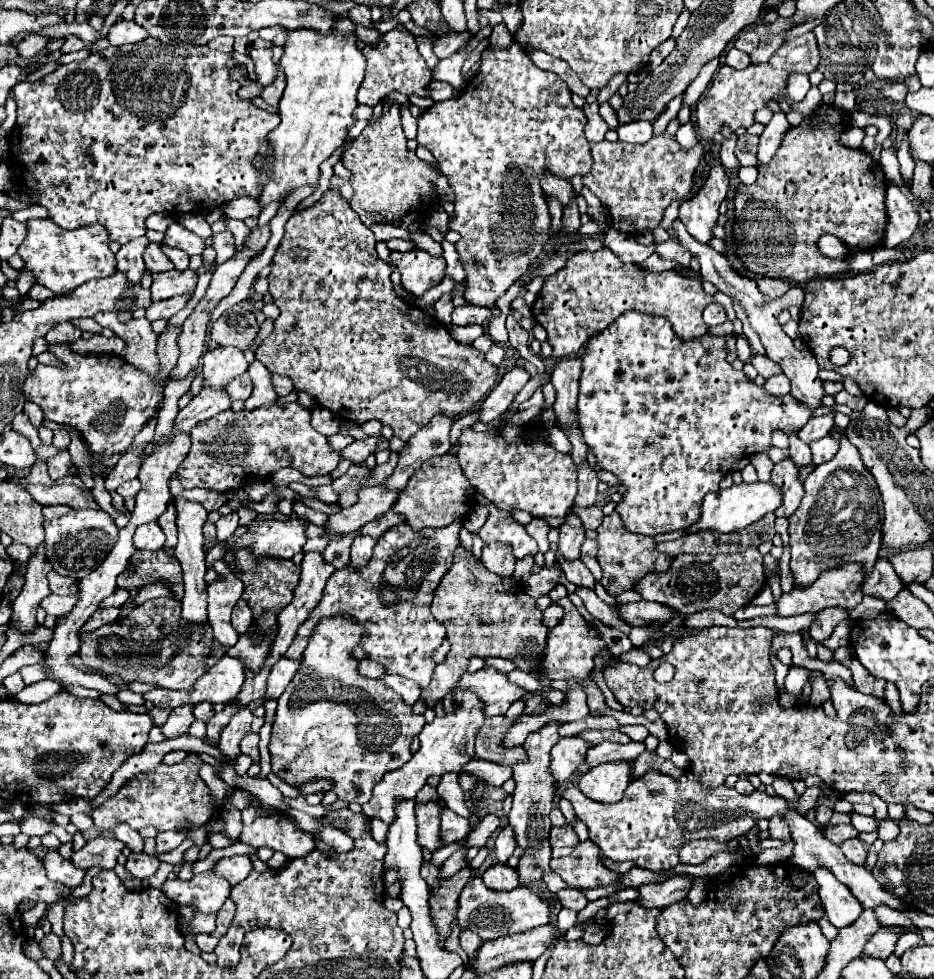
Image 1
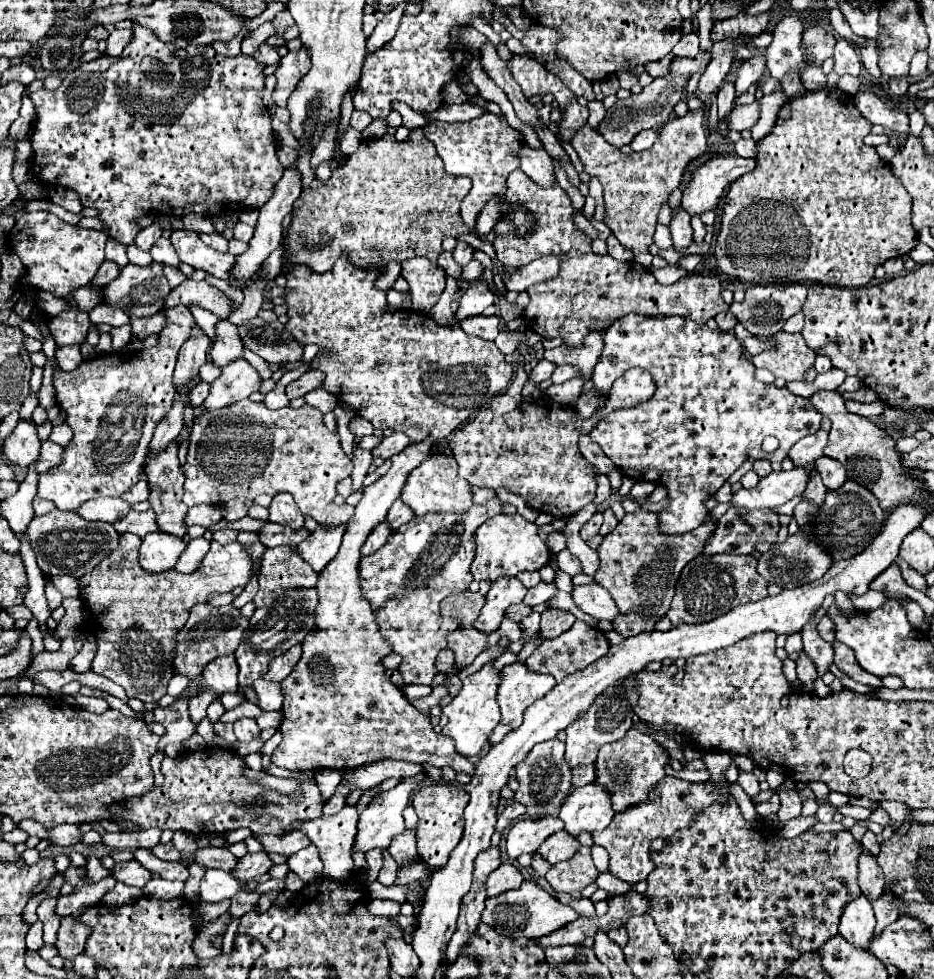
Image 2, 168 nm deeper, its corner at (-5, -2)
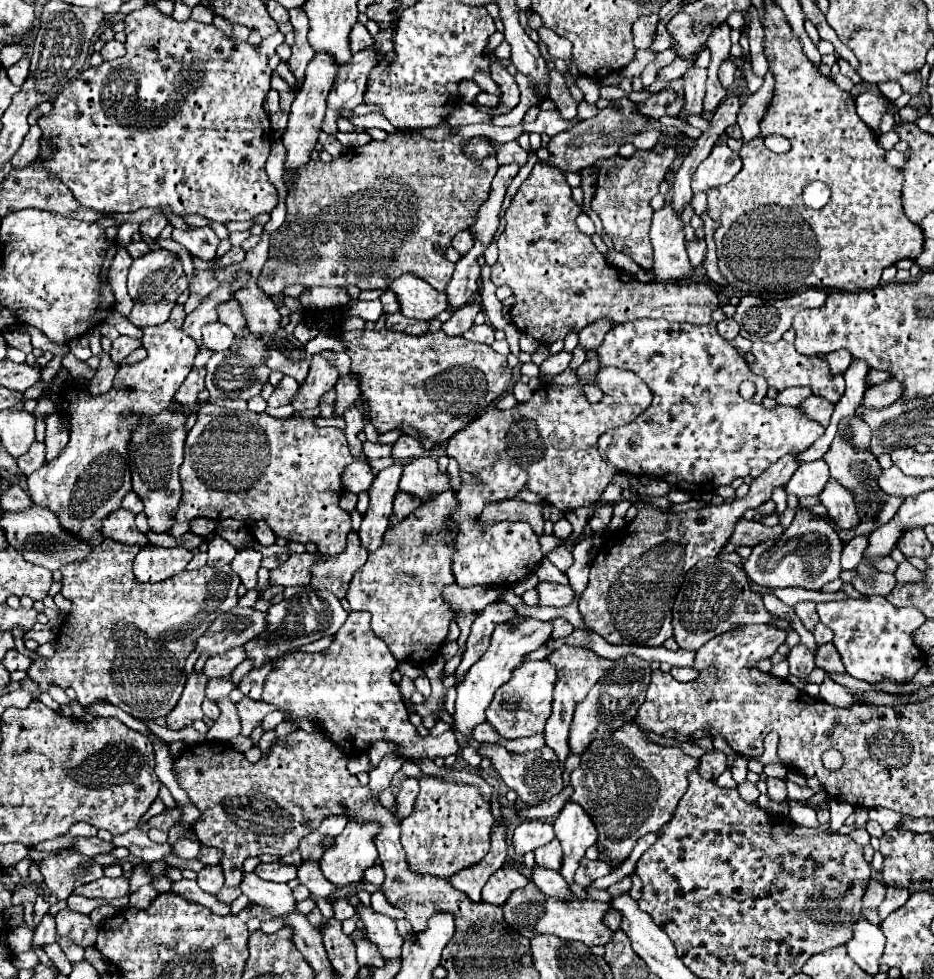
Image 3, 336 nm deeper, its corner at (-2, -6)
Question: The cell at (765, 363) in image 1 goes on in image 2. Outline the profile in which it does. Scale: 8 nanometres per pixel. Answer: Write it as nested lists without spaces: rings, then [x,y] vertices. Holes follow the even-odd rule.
[[[777,332],[773,340],[781,340],[775,350],[763,350],[761,354],[753,356],[753,364],[757,368],[771,370],[777,378],[791,380],[805,380],[807,370],[813,368],[815,352],[807,348],[801,334],[787,334]]]

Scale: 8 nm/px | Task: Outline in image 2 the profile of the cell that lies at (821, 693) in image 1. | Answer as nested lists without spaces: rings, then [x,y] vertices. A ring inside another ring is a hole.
[[[811,618],[811,620],[803,626],[801,636],[803,636],[803,650],[813,658],[819,676],[823,676],[823,674],[829,670],[829,664],[833,662],[833,648],[831,648],[829,642],[823,642],[823,640],[819,638],[815,618]]]

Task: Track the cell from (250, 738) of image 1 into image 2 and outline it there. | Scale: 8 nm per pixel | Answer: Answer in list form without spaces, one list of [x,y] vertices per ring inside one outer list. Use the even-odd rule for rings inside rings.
[[[241,718],[233,724],[235,728],[235,736],[239,742],[251,742],[253,738],[259,736],[259,726],[253,718]]]

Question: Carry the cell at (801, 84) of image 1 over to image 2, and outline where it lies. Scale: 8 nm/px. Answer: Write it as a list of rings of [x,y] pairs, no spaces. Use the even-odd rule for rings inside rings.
[[[789,14],[777,24],[771,46],[759,52],[761,56],[765,56],[767,70],[773,78],[781,80],[789,70],[805,70],[805,62],[799,50],[803,30],[805,26],[801,24],[799,16]]]

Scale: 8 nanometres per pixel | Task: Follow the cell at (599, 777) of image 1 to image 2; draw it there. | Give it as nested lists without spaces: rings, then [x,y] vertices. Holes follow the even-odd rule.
[[[595,784],[575,788],[559,810],[559,818],[563,820],[565,830],[575,838],[581,832],[605,830],[613,816],[615,812],[611,808],[609,794]]]

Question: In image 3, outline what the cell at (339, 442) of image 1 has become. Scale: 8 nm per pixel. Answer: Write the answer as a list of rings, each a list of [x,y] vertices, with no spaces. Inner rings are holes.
[[[364,442],[364,454],[366,454],[366,458],[370,458],[370,460],[390,456],[390,448],[392,448],[392,444],[380,444],[380,442],[372,444],[372,442]]]

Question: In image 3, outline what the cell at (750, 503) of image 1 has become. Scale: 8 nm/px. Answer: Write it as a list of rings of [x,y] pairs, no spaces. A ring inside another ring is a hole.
[[[814,460],[814,462],[804,462],[800,468],[794,472],[794,476],[784,484],[784,492],[790,496],[818,496],[828,482],[828,466],[824,460]]]

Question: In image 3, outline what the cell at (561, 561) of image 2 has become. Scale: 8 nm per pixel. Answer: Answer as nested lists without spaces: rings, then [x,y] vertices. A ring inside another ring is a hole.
[[[560,546],[560,548],[558,548],[558,550],[554,550],[554,552],[550,552],[546,558],[548,558],[556,568],[560,568],[562,572],[566,572],[566,570],[574,564],[572,552],[570,552],[568,548],[564,548],[564,546]]]

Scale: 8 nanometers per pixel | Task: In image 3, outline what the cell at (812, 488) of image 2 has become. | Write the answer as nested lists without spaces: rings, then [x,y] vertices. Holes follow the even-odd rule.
[[[798,510],[788,530],[774,540],[760,542],[754,546],[750,558],[744,562],[746,574],[752,582],[770,588],[786,588],[786,586],[800,586],[810,590],[820,590],[826,582],[832,582],[840,574],[840,554],[842,554],[842,540],[838,538],[836,530],[826,522],[826,518],[810,512]]]

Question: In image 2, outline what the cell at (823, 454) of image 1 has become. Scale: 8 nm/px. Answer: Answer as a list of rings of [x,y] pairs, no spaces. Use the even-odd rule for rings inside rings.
[[[821,456],[819,460],[815,460],[815,466],[817,466],[817,470],[821,474],[821,480],[823,480],[827,490],[837,490],[845,484],[847,472],[841,466],[841,462],[837,462],[833,458],[827,458],[827,456]]]

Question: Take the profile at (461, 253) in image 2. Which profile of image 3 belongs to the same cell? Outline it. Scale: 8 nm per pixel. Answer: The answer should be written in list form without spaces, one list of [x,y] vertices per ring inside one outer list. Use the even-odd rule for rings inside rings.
[[[464,230],[462,234],[456,234],[456,236],[454,236],[454,240],[452,240],[452,246],[454,246],[454,250],[456,250],[460,256],[464,256],[464,254],[470,250],[470,246],[472,246],[470,232],[468,232],[468,230]]]

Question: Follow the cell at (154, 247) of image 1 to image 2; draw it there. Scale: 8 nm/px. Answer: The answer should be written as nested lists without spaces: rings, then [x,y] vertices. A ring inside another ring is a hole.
[[[165,266],[165,276],[167,276],[171,288],[177,288],[187,278],[179,268],[173,268],[173,266]]]

